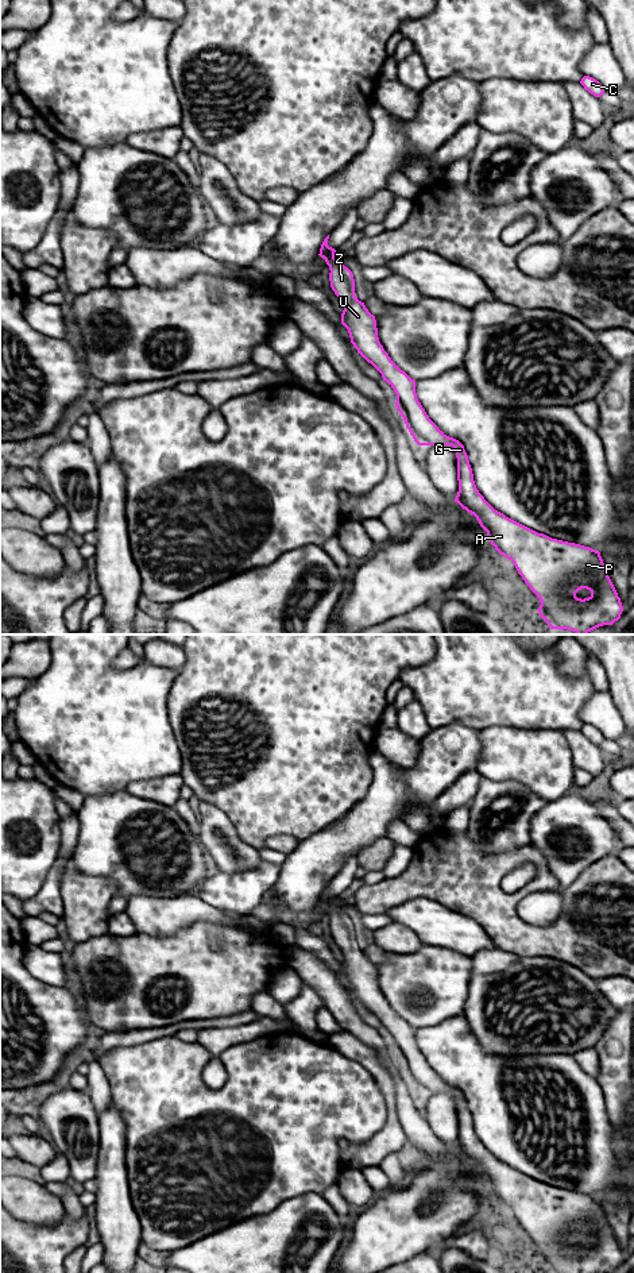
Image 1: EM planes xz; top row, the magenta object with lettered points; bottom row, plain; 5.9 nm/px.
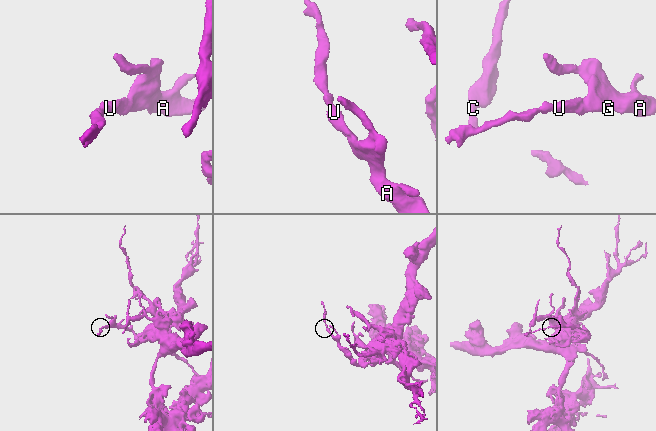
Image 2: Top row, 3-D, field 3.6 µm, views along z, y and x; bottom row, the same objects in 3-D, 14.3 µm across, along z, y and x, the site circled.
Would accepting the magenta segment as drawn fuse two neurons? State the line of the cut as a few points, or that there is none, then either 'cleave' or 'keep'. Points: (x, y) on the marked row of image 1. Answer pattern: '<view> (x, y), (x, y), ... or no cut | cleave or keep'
no cut | keep

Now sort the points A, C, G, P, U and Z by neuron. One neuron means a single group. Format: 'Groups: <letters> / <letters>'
Groups: A C G P U Z

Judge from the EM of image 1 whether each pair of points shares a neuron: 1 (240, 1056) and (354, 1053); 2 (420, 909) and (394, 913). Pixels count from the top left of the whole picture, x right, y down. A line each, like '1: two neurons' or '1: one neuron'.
1: two neurons
2: one neuron

